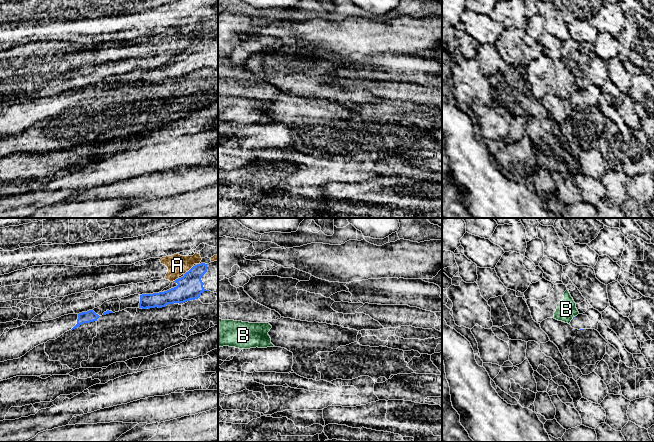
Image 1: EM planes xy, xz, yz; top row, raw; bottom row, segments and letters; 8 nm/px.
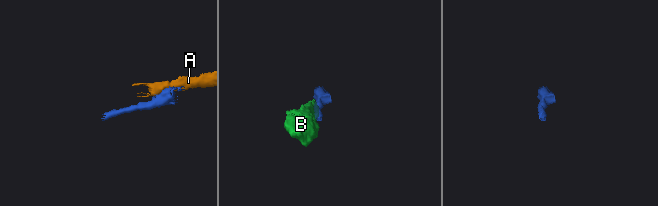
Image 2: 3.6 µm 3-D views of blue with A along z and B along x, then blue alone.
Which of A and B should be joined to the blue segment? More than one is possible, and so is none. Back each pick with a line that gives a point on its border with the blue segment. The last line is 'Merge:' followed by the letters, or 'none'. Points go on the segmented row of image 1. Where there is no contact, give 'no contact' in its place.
Merge: none

